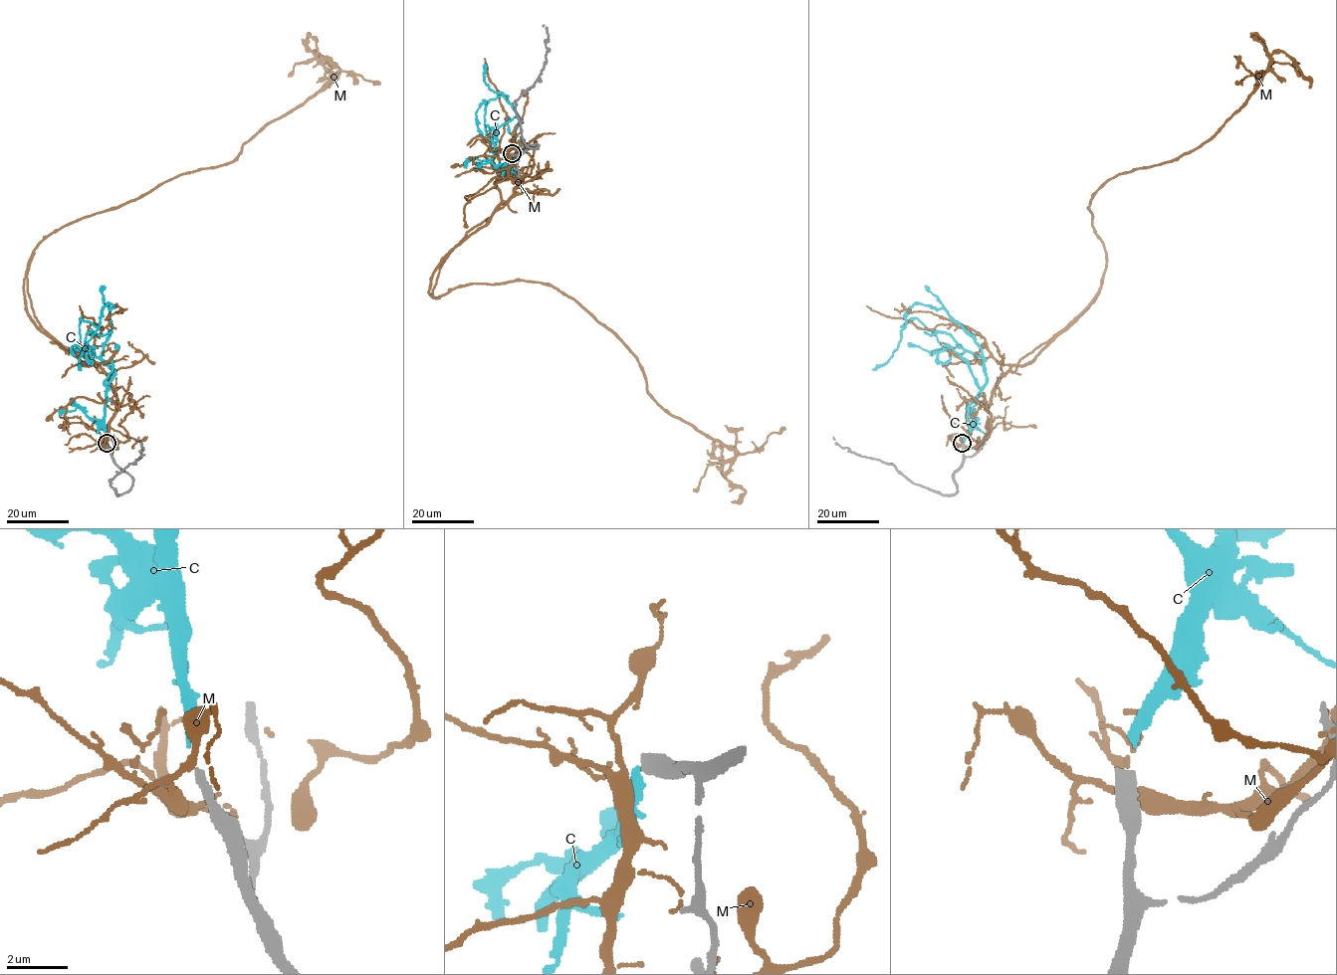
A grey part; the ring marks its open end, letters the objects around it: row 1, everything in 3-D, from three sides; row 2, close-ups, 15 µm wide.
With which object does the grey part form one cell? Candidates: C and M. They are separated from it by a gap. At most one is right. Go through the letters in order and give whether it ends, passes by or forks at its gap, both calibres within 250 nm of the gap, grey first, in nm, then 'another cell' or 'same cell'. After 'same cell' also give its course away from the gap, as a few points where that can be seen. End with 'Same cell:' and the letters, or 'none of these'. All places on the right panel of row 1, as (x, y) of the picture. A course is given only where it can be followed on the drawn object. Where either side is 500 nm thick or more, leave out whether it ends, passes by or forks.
C: it ends | 380/260 nm | same cell | via (964, 441), (968, 406), (986, 383), (984, 359), (979, 345), (944, 308), (914, 303), (898, 347), (872, 369)
M: it forks | 380/160 nm | another cell
Same cell: C

